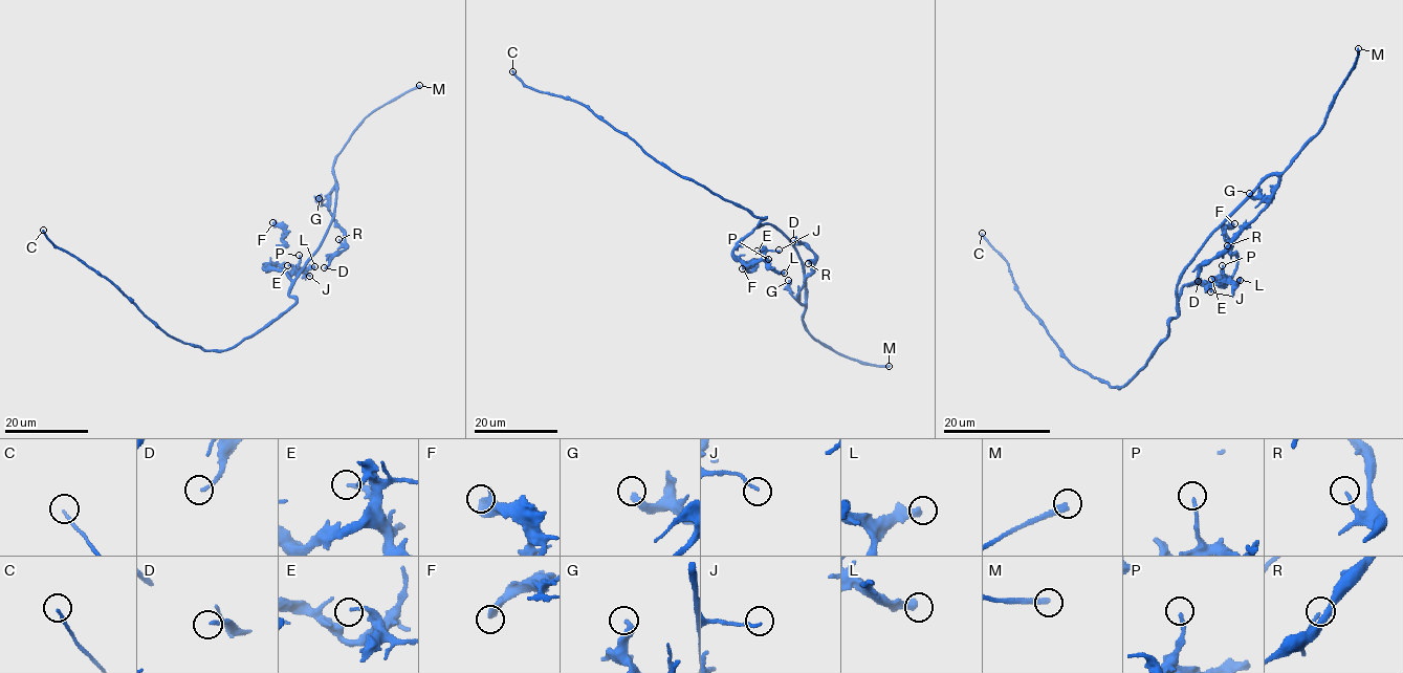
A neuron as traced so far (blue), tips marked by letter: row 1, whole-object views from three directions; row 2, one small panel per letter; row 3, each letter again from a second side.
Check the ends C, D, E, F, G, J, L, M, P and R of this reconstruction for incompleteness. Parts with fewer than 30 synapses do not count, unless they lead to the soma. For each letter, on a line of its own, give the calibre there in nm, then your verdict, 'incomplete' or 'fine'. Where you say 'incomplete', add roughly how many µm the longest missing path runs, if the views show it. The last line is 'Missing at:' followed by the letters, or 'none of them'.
C: 140 nm thick; fine
D: 200 nm thick; fine
E: 180 nm thick; fine
F: 300 nm thick; fine
G: 300 nm thick; fine
J: 130 nm thick; fine
L: 400 nm thick; fine
M: 300 nm thick; incomplete; about 100 µm are missing
P: 170 nm thick; fine
R: 140 nm thick; fine
Missing at: M

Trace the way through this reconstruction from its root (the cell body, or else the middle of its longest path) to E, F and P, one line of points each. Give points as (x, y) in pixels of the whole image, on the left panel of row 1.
E: (286, 309), (296, 301), (288, 295), (291, 280), (263, 268), (289, 272), (287, 265)
F: (286, 309), (296, 301), (288, 295), (291, 280), (263, 268), (283, 245), (283, 230), (272, 222)
P: (286, 309), (296, 301), (288, 295), (291, 280), (282, 270), (263, 268), (280, 265), (290, 272), (299, 255)

